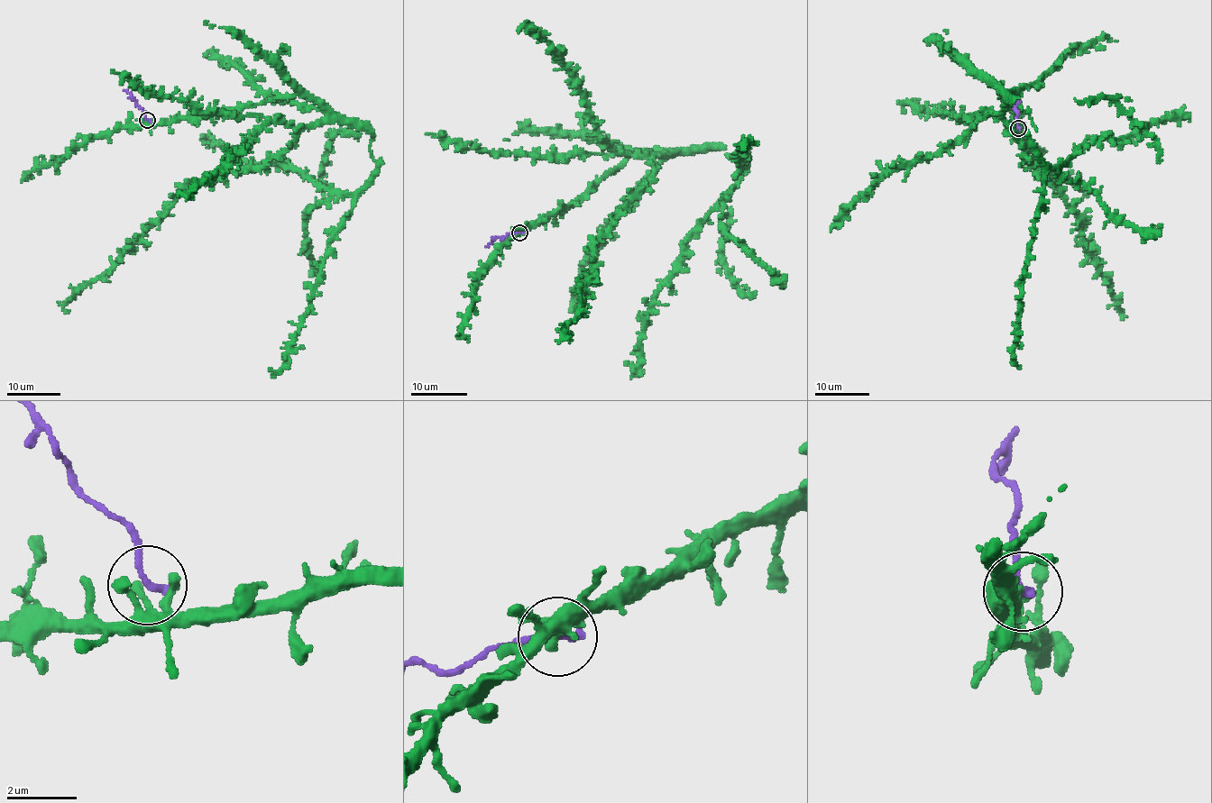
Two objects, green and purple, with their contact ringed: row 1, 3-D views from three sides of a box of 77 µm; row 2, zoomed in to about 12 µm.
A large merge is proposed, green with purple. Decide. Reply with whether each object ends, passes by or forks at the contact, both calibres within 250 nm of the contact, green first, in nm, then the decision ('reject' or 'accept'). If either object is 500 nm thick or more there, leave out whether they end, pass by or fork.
green ends; purple ends; calibres 220 and 240 nm; reject

